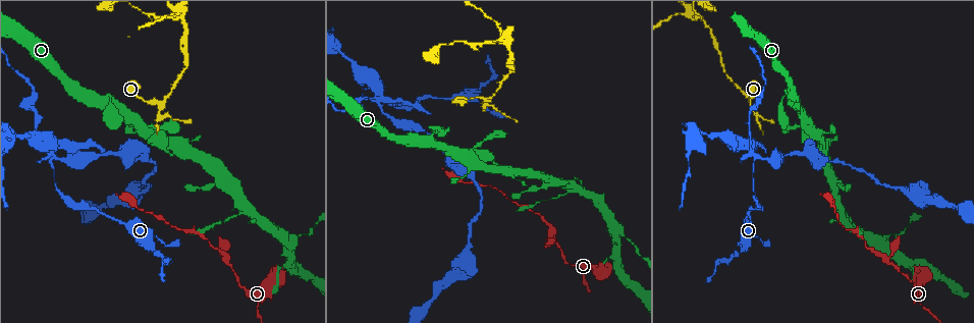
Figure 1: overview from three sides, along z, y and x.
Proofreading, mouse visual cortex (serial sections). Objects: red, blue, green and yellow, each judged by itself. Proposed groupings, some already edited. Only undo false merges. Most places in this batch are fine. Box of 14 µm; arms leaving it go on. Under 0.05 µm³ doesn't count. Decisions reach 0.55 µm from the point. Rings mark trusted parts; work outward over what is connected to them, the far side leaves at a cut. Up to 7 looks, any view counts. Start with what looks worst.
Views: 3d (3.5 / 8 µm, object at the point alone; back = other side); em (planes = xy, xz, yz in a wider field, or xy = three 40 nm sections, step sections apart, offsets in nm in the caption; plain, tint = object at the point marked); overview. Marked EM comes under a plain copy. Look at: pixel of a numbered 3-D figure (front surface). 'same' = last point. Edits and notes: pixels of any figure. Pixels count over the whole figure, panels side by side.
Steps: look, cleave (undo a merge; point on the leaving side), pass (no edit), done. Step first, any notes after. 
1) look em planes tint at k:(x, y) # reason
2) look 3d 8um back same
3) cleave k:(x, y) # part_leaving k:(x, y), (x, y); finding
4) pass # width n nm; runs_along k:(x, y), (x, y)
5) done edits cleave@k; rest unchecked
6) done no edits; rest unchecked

look 3d 3.5um at 1:(755, 152) # four or more arms meet

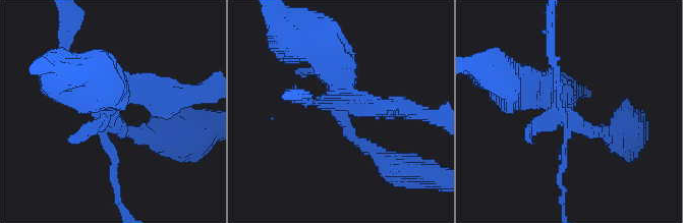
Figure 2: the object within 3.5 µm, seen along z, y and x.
look em xy step 3 tint at 2:(337, 105)

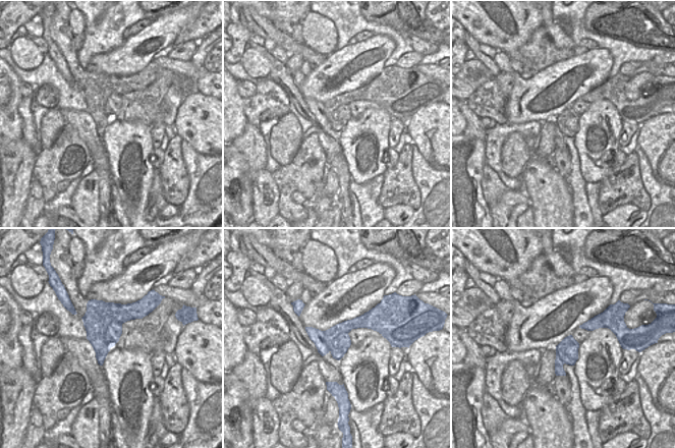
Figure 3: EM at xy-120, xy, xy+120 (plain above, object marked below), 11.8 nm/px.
pass # width 340 nm; runs_along 2:(562, 172), (567, 118), (544, 88), (510, 81); all the same cell

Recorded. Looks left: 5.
look 3d 8um at 1:(748, 101) # sudden change in width

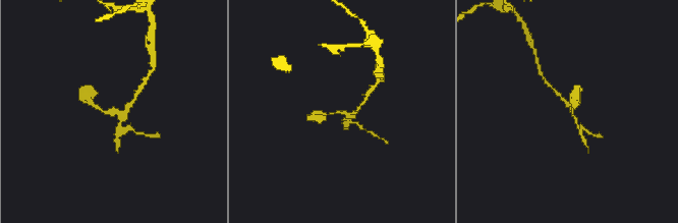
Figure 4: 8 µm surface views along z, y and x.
look em xy step 1 tint at 4:(572, 113)

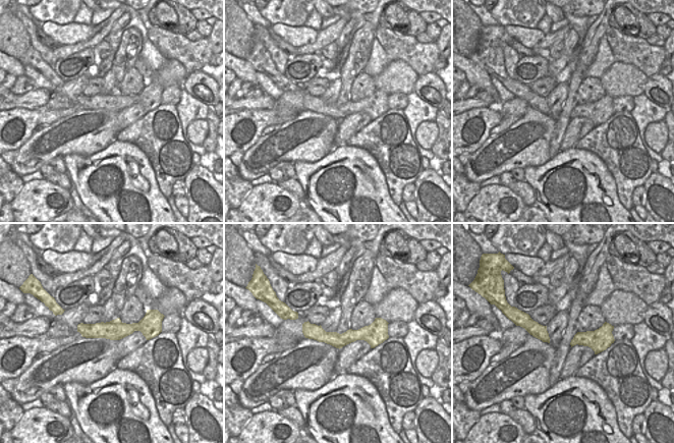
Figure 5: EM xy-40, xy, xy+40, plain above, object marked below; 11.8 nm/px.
pass # width 170 nm; runs_along 5:(304, 326), (326, 337), (382, 331); one cell here

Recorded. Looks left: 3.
look em planes tint at 1:(502, 42) # abrupt turn

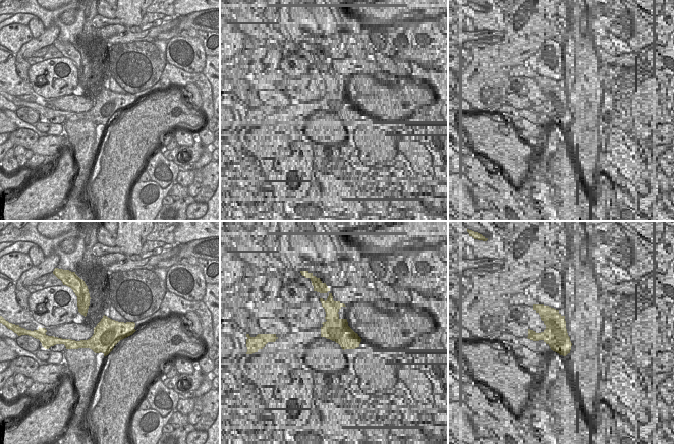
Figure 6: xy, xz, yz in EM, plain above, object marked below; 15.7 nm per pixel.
look 3d 3.5um same

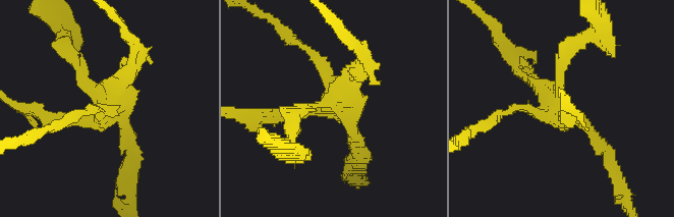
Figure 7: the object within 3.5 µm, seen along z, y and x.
pass # width 440 nm; runs_along 7:(356, 154), (332, 105), (269, 112); all the same cell

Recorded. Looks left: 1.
done no edits; rest unchecked

